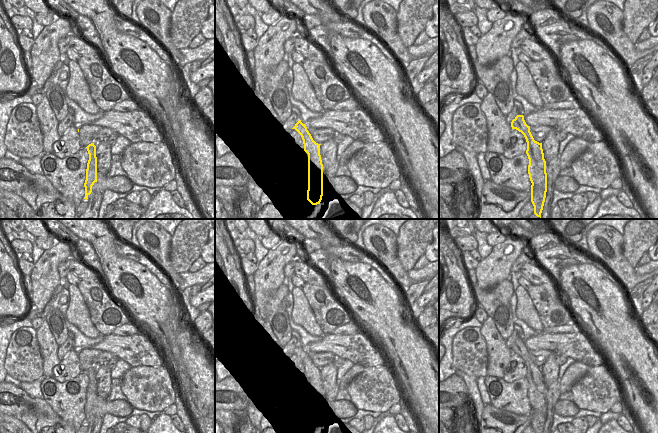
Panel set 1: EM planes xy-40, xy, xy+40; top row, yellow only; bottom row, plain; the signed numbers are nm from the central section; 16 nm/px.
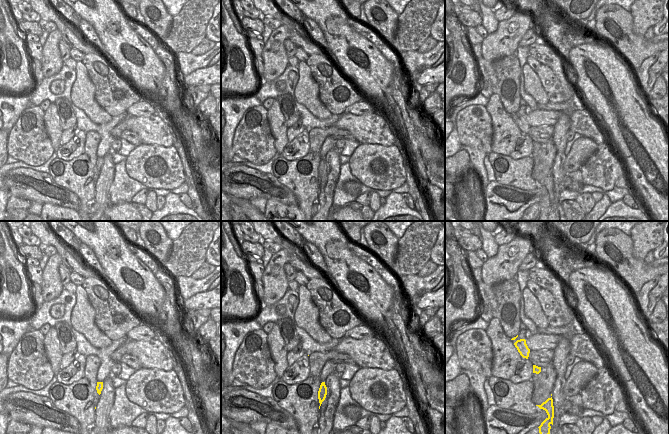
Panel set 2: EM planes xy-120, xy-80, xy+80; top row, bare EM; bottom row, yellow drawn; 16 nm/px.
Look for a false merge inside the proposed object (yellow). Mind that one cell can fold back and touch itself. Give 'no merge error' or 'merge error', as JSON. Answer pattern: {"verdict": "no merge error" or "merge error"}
{"verdict": "merge error"}

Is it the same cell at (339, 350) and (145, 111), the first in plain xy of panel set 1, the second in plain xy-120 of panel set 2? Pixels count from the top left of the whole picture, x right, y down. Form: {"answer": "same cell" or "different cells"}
{"answer": "different cells"}

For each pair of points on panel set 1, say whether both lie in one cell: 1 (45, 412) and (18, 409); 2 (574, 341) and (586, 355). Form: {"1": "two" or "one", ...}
{"1": "one", "2": "one"}

